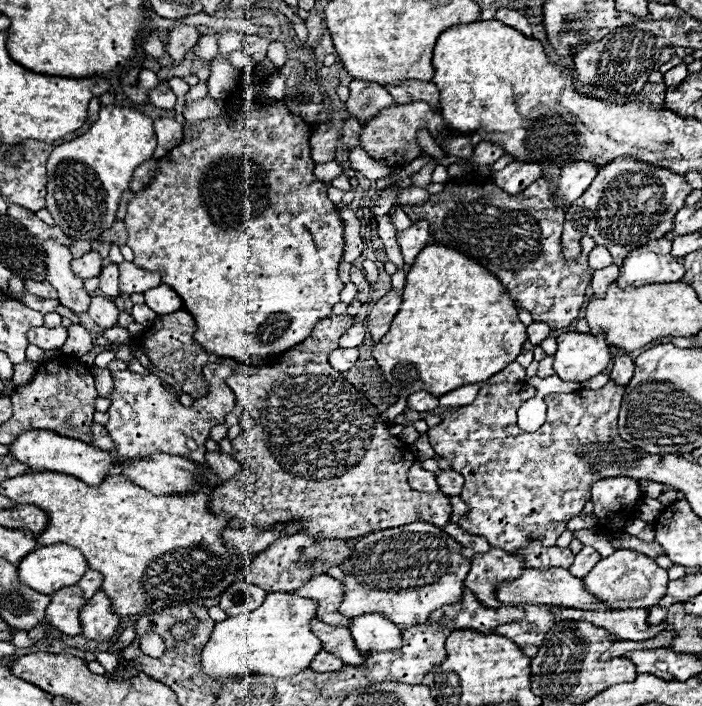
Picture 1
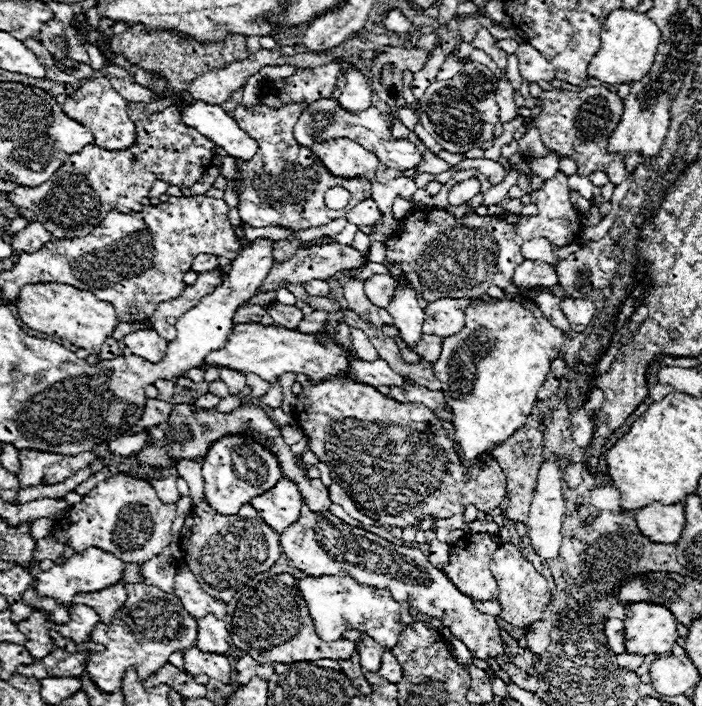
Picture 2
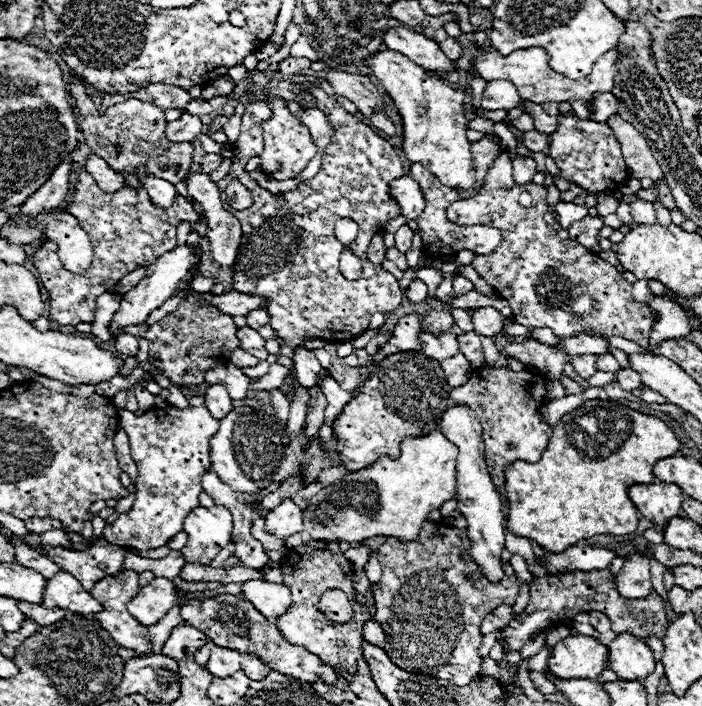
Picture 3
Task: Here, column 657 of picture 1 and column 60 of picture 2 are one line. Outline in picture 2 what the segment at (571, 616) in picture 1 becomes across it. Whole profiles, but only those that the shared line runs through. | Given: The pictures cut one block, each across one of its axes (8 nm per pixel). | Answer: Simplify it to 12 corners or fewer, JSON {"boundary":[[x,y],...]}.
{"boundary":[[68,606],[70,620],[54,630],[82,644],[100,622],[88,606]]}

